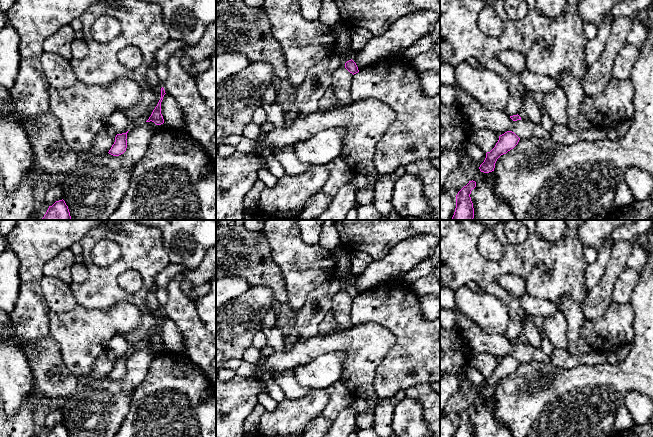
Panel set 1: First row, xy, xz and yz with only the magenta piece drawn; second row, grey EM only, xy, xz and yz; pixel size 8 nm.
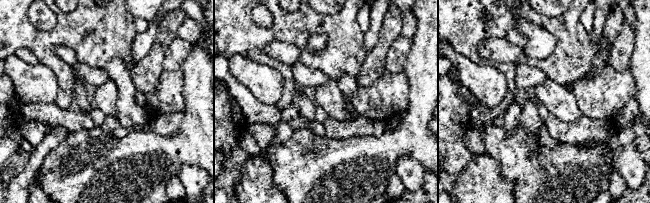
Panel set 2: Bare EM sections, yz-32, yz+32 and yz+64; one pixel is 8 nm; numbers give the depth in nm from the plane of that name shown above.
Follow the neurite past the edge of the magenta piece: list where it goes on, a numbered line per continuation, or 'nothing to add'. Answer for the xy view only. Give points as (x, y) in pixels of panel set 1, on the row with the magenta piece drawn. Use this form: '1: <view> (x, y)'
nothing to add

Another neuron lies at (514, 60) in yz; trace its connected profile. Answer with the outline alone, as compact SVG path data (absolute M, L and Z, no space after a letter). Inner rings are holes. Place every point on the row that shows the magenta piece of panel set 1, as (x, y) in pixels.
M502 50L497 55L498 59L509 69L521 73L526 69L526 60L524 55L513 50Z

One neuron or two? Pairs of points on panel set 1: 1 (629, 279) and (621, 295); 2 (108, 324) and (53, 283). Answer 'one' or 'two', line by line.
1: one
2: one

